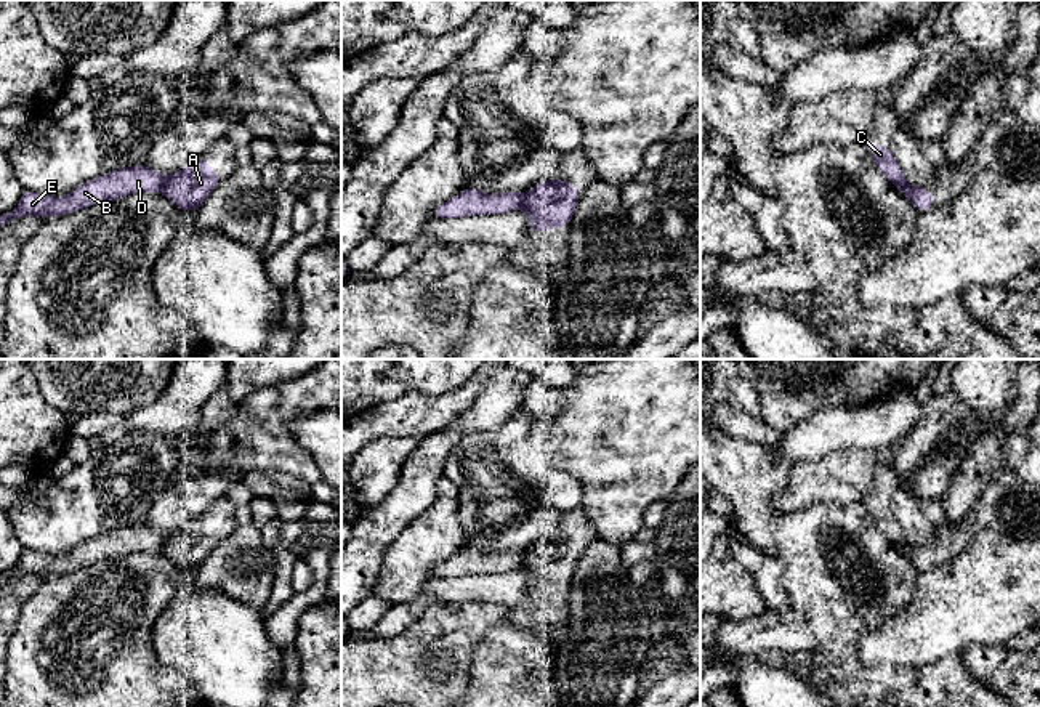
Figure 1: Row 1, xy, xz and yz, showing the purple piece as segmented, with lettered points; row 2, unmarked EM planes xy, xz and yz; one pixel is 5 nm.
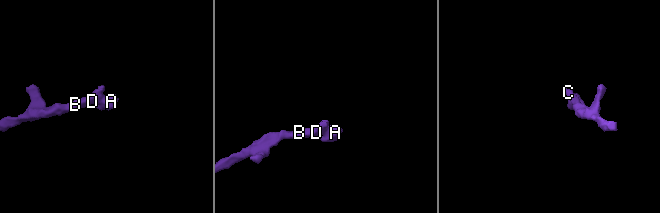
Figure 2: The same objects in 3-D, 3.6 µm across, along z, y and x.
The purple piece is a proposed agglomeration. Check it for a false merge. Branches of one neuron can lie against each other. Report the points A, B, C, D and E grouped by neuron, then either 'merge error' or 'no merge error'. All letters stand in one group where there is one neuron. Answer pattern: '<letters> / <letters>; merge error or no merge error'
A / B C D E; merge error

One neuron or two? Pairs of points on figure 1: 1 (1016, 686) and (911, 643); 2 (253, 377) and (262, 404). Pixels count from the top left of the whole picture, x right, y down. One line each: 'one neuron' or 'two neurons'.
1: two neurons
2: two neurons

